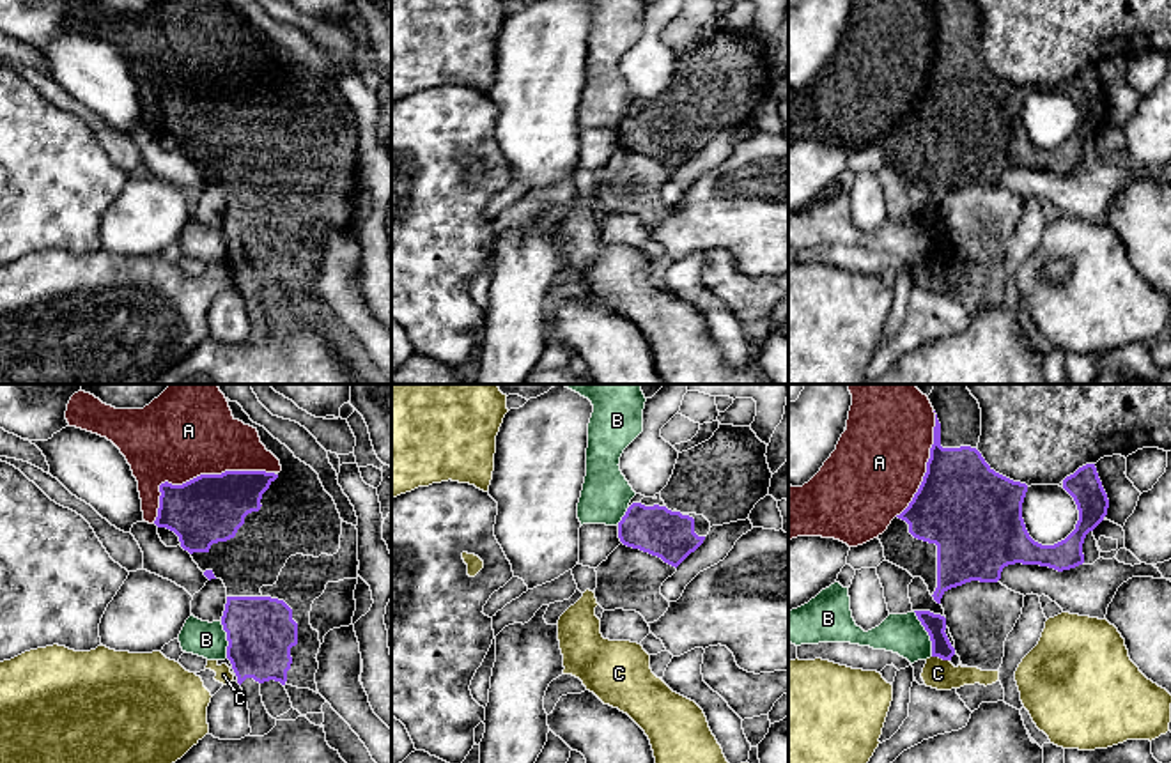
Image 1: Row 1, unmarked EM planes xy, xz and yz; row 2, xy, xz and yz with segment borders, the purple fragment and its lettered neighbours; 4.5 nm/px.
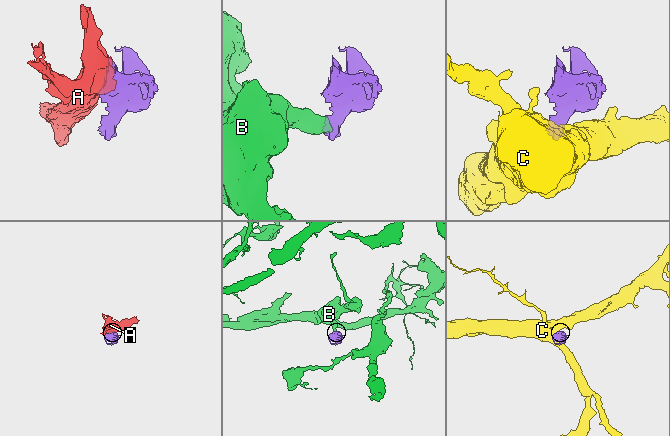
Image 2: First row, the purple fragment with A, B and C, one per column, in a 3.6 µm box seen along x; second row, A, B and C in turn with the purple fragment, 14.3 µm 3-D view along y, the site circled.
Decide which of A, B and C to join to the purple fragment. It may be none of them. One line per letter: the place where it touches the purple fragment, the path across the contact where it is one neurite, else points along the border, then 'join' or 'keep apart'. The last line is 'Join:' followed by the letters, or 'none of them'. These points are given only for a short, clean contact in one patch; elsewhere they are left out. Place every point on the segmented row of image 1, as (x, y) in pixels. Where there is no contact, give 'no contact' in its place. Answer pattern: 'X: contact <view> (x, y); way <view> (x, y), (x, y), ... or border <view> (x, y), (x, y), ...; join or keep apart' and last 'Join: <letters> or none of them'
A: contact xy (197, 477); keep apart
B: contact yz (929, 634); border yz (913, 611), (929, 636), (932, 655); keep apart
C: contact yz (941, 657); border yz (932, 655), (948, 661); keep apart
Join: none of them

